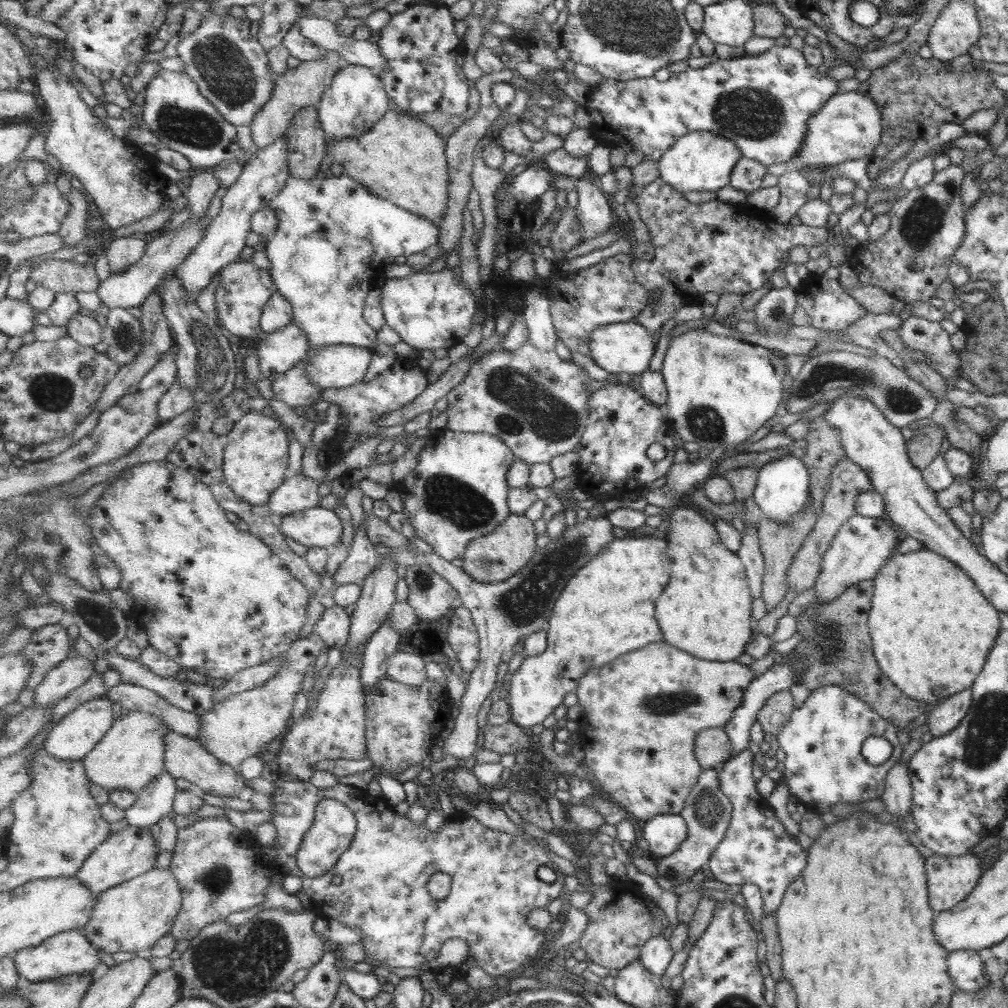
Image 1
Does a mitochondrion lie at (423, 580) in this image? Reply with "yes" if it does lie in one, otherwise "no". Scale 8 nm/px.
yes

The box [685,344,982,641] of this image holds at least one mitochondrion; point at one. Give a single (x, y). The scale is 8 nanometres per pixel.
(898, 399)

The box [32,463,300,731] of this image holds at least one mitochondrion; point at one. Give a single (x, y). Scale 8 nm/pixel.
(101, 621)

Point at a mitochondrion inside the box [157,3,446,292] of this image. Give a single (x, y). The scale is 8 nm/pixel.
(225, 70)

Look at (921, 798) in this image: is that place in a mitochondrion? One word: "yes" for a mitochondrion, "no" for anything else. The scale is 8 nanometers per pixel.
no

